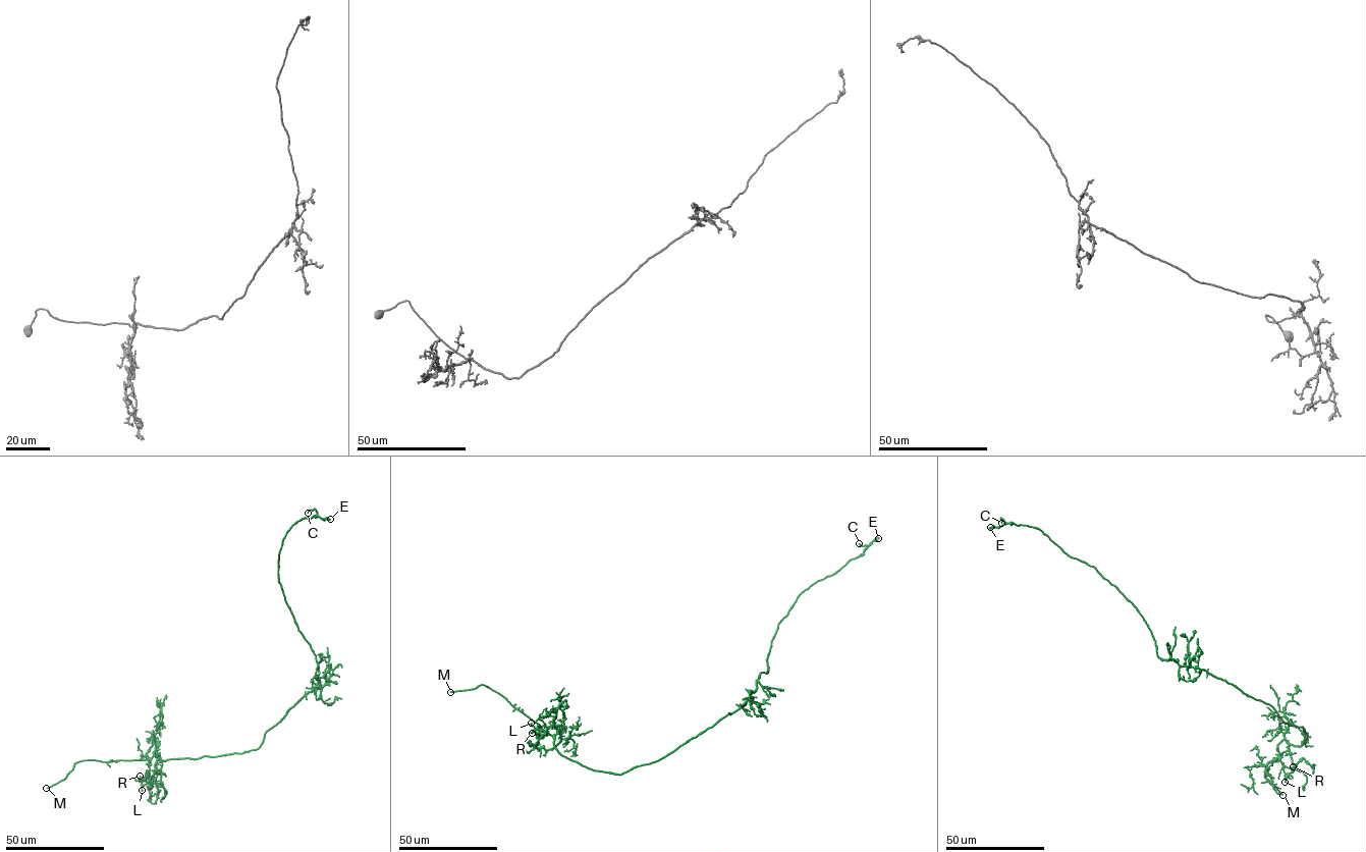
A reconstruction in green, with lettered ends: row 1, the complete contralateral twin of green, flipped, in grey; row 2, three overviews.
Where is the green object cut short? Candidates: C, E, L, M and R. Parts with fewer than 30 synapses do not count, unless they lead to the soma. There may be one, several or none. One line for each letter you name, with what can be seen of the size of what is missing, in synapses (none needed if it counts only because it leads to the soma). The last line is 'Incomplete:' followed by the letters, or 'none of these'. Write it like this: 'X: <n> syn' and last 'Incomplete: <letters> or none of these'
C: 30 syn
Incomplete: C, M

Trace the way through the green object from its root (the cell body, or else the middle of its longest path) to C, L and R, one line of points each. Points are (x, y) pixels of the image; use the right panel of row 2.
C: (1220, 679), (1160, 659), (1138, 610), (1095, 569), (1071, 556), (1038, 528), (1000, 518), (1001, 523)
L: (1220, 679), (1308, 733), (1300, 746), (1283, 739), (1277, 745), (1289, 774), (1285, 782)
R: (1220, 679), (1268, 704), (1285, 723), (1304, 728), (1308, 733), (1305, 742), (1289, 745), (1293, 766)

